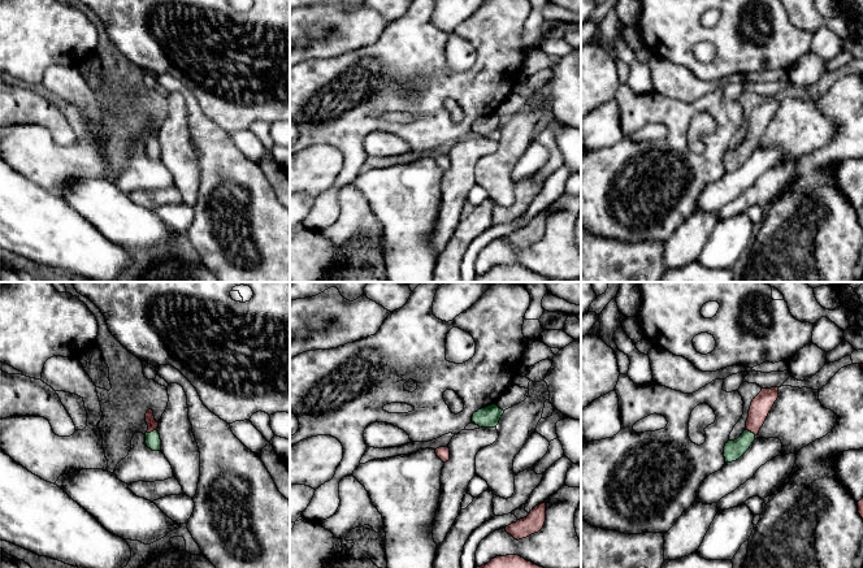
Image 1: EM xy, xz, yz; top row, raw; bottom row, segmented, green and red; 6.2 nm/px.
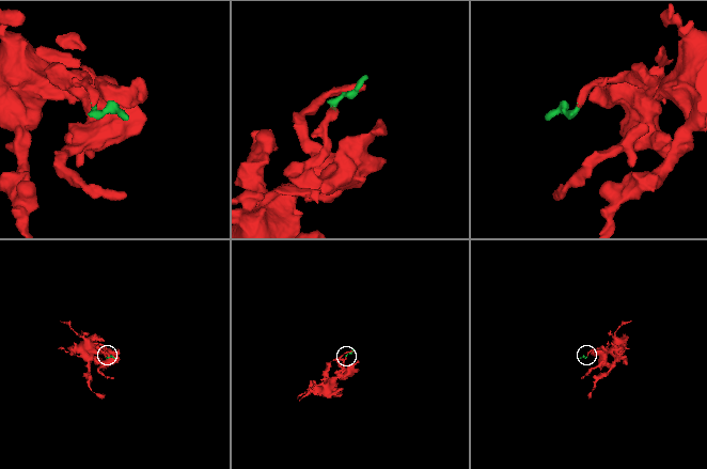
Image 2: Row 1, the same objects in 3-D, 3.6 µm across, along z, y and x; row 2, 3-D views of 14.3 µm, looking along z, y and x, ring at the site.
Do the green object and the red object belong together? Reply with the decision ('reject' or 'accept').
accept

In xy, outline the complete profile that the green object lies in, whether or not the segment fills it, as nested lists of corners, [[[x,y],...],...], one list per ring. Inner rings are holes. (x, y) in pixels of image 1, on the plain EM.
[[[148,118],[146,122],[146,131],[148,134],[148,139],[146,142],[146,153],[152,160],[161,159],[161,148],[157,140],[159,131],[155,129],[153,120]]]

